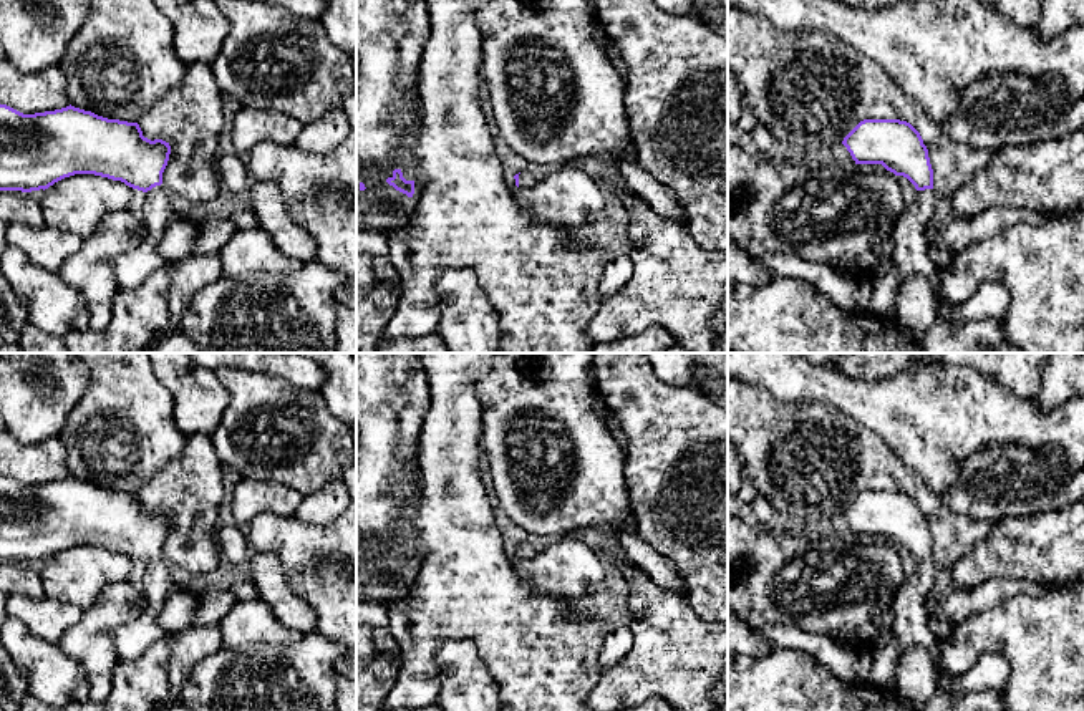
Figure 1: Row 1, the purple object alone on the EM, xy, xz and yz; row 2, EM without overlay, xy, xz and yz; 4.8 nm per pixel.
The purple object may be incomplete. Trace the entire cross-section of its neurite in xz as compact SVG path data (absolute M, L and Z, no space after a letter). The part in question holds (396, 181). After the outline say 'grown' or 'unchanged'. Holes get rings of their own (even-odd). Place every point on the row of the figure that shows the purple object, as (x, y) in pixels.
M394 169L393 176L388 177L386 182L408 197L413 197L414 194L414 181L406 181L401 169Z | unchanged

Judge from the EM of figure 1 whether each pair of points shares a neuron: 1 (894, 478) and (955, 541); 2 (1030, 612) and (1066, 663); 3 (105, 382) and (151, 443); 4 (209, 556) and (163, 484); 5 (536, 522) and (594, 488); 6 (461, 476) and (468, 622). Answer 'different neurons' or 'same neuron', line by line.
1: same neuron
2: same neuron
3: same neuron
4: same neuron
5: same neuron
6: same neuron

